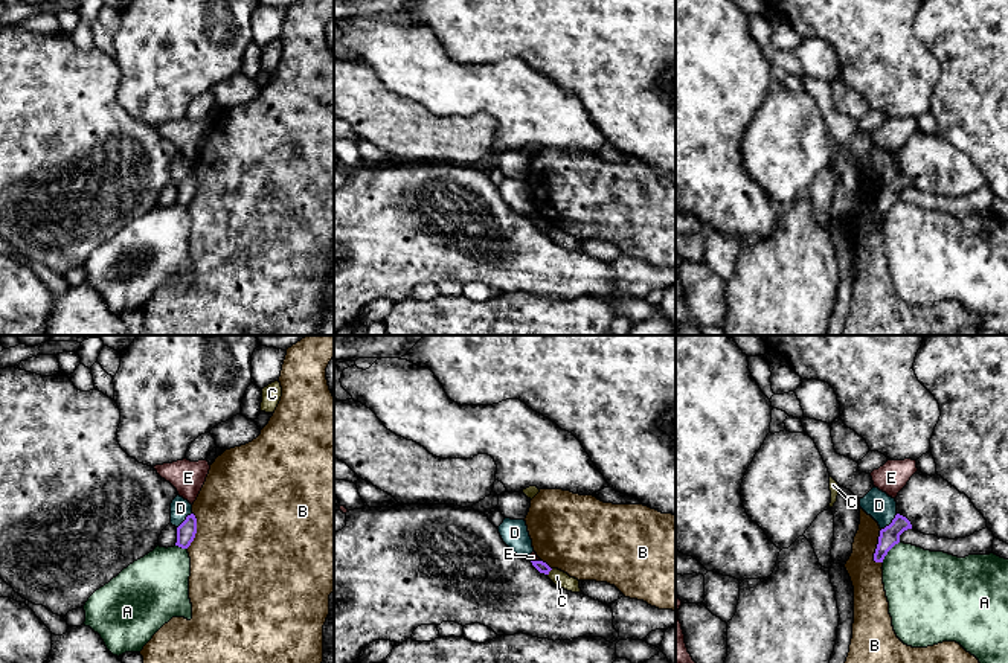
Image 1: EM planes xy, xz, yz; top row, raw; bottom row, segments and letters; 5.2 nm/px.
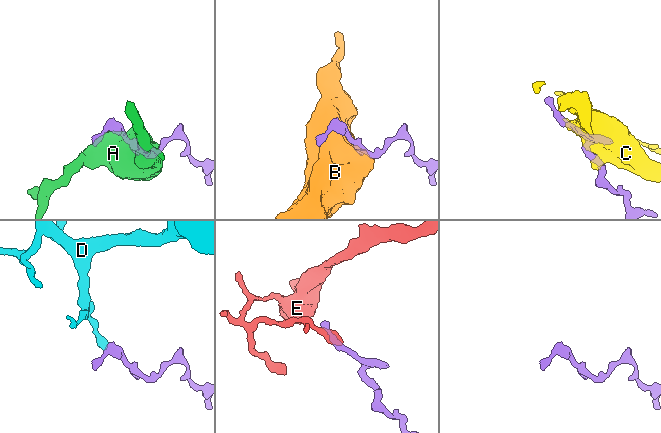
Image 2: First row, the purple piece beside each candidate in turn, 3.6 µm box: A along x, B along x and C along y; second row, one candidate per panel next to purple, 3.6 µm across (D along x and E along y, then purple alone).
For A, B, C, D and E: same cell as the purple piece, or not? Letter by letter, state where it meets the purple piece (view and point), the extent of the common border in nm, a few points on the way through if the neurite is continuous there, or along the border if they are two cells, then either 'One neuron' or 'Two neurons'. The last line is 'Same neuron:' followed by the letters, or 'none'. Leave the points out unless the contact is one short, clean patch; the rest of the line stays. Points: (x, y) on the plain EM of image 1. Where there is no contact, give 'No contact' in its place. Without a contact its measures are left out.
A: Touches purple at yz (888, 209). Shared border 140 nm. Two neurons
B: Touches purple at yz (877, 204). Shared border 190 nm. Two neurons
C: Touches purple at xz (549, 229). Shared border 50 nm. Two neurons
D: Touches purple at yz (891, 182). Shared border 120 nm. Boundary: yz (897, 172), (882, 188). Two neurons
E: Touches purple at xz (536, 220). Shared border 60 nm. Boundary: xz (531, 218), (540, 220). Two neurons
Same neuron: none

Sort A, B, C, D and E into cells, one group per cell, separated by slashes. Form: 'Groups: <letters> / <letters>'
Groups: A / B / C / D / E

